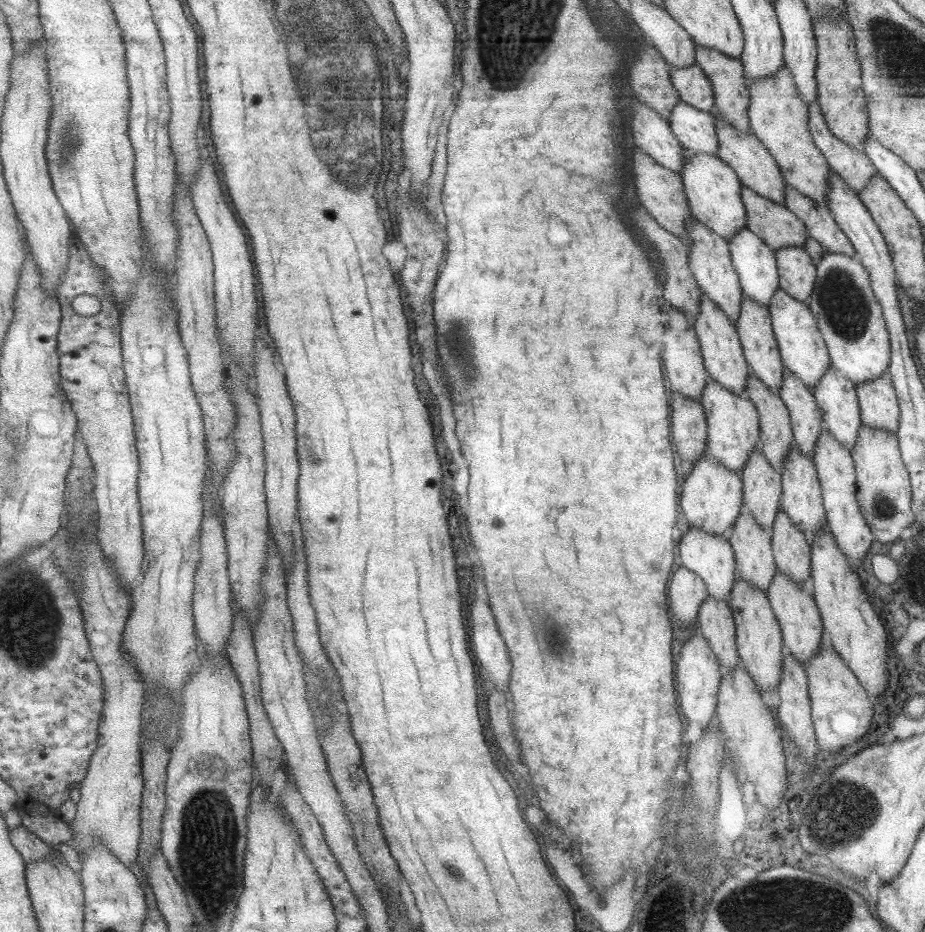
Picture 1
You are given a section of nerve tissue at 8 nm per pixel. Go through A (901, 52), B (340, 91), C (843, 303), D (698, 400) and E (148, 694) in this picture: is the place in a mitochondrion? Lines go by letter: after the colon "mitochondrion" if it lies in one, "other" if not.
A: mitochondrion
B: mitochondrion
C: mitochondrion
D: other
E: other

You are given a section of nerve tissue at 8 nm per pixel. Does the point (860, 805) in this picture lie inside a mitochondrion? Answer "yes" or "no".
yes

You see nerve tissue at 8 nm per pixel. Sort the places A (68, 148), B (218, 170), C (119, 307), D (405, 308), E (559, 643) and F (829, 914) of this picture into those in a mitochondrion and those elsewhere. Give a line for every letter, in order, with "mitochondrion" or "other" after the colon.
A: mitochondrion
B: other
C: other
D: other
E: mitochondrion
F: mitochondrion

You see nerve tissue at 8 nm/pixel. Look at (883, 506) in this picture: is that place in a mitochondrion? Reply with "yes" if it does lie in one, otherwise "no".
yes

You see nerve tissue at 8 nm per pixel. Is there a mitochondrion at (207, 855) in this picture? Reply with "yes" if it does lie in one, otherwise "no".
yes

